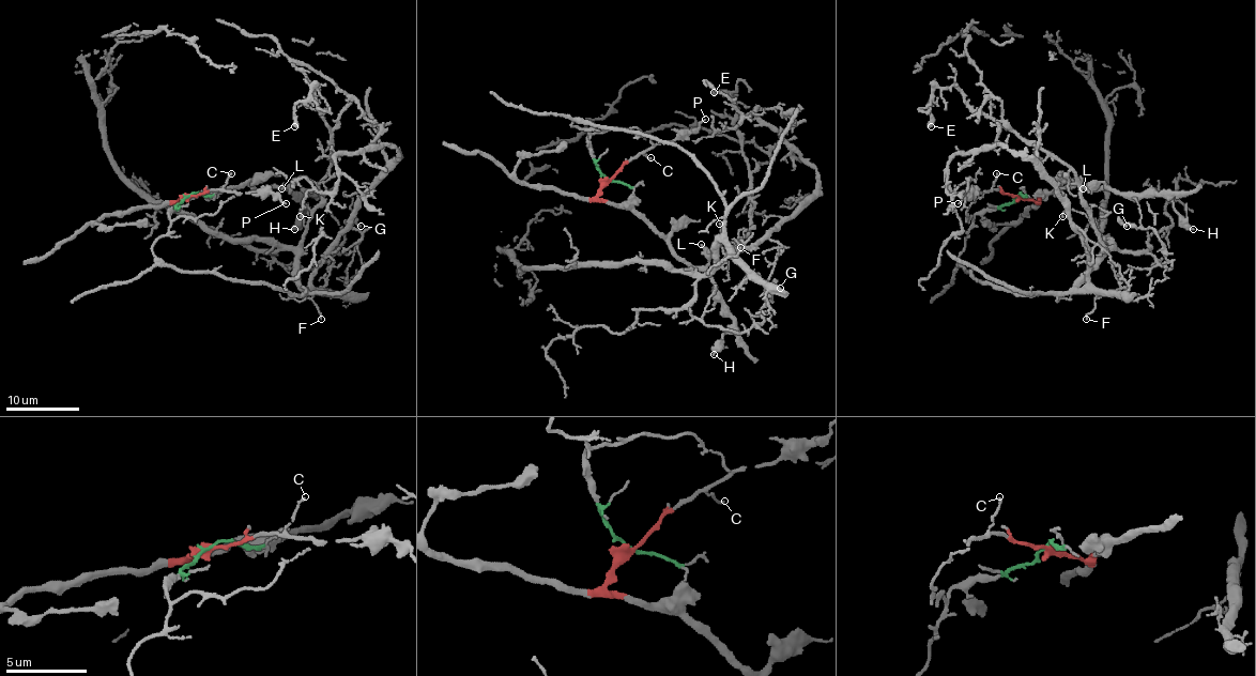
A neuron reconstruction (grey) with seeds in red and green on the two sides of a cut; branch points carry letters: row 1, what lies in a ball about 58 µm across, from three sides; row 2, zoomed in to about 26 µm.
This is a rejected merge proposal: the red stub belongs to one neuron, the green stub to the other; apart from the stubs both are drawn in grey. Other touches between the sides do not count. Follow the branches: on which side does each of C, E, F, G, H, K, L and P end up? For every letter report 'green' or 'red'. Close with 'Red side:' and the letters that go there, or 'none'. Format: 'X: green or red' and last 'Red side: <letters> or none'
C: red
E: green
F: green
G: green
H: red
K: green
L: red
P: red
Red side: C, H, L, P

